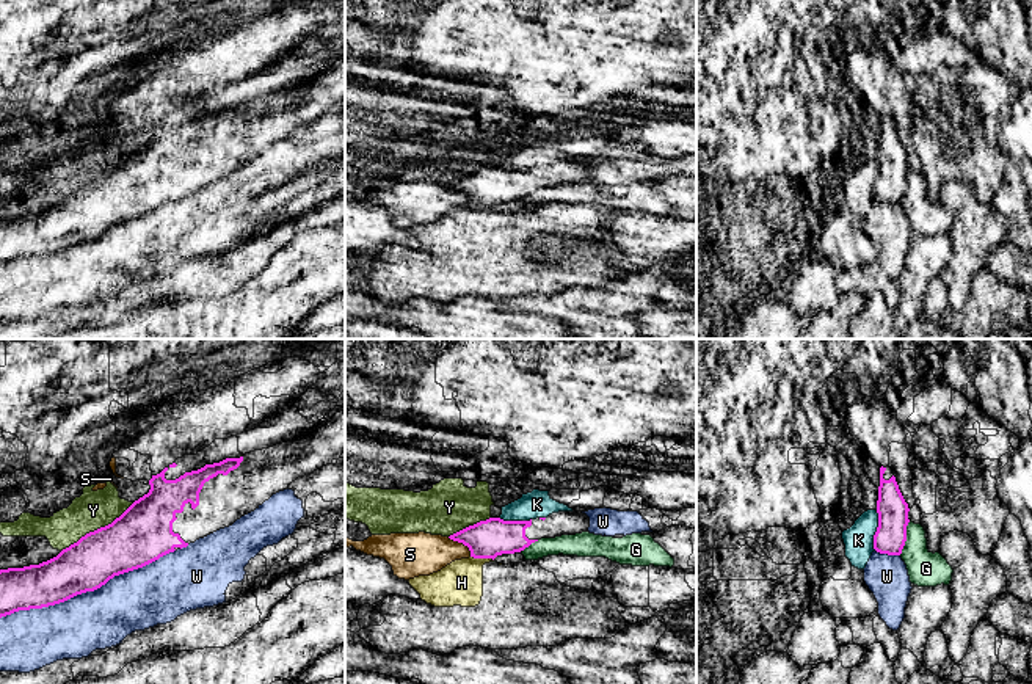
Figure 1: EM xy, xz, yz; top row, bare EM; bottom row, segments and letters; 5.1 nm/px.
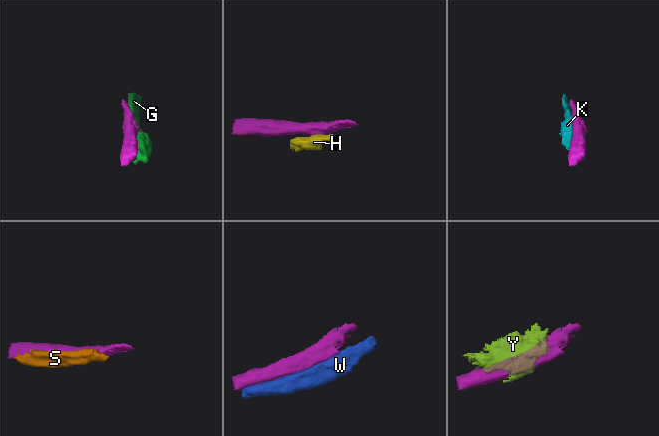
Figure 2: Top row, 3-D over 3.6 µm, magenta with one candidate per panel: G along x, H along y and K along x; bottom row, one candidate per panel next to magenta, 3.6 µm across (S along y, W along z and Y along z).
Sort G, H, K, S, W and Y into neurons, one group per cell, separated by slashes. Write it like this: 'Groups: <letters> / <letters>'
Groups: G / H / K Y / S / W

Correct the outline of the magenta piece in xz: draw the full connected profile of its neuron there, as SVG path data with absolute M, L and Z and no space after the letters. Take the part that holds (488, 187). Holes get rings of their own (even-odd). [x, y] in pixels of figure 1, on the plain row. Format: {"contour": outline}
{"contour": "M558 160L530 169L489 166L469 174L449 187L469 196L474 207L496 207L514 202L541 187L588 180L590 166L582 160Z"}

